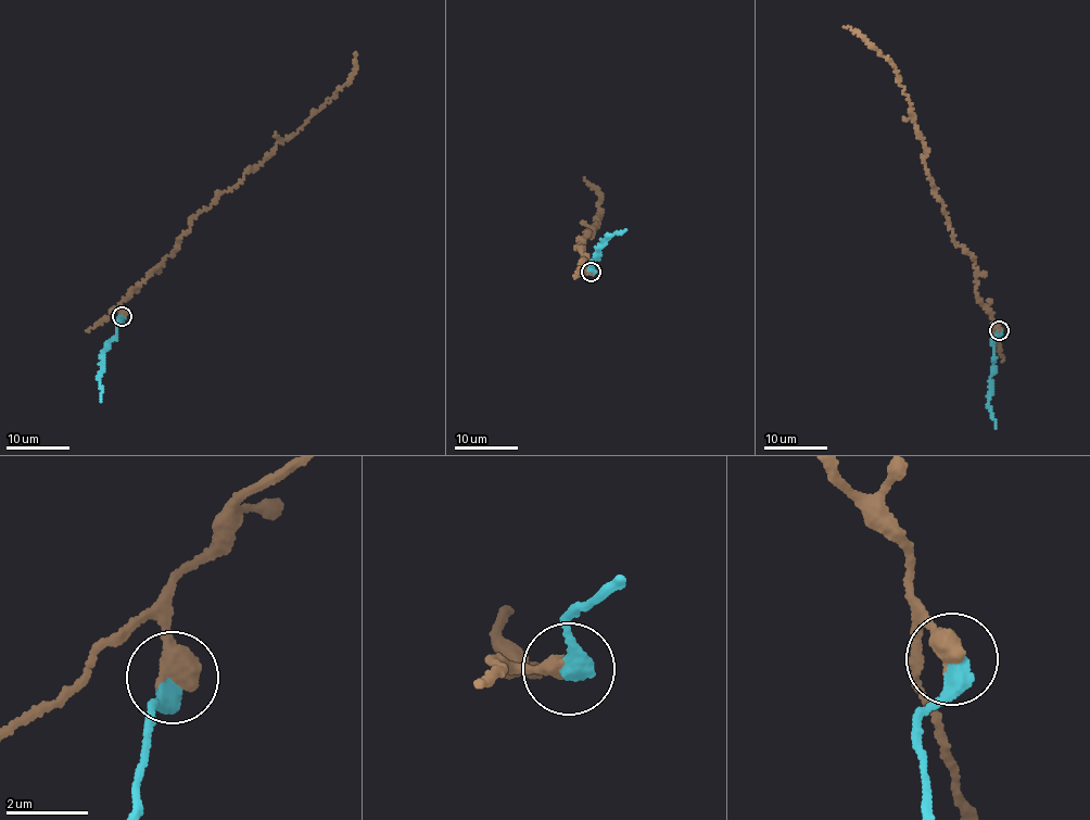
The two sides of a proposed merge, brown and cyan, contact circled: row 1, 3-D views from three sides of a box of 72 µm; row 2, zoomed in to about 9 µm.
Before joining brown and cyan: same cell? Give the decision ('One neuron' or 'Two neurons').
Two neurons

